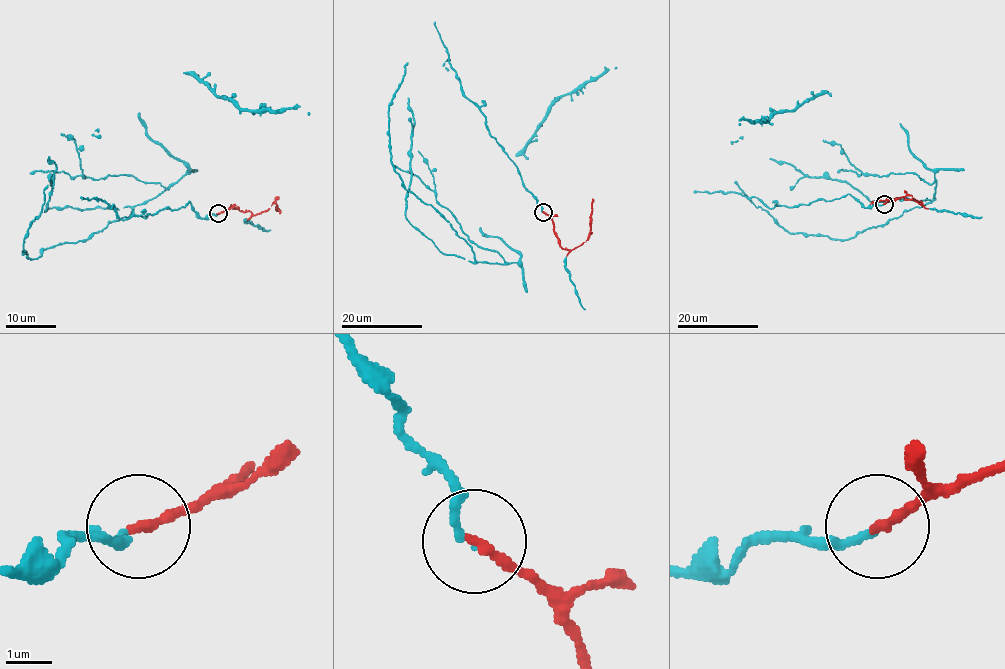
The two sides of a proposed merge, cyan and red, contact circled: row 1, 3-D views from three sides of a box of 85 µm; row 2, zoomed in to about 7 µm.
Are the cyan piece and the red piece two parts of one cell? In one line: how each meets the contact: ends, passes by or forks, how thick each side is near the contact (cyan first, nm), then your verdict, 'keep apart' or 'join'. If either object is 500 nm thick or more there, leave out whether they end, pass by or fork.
cyan ends | red ends | 140/220 nm | join

